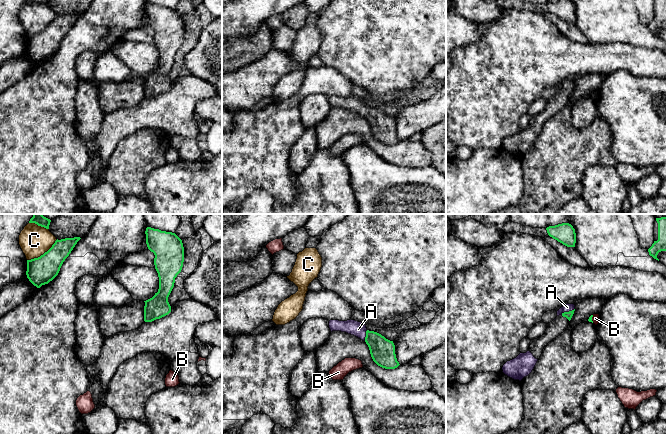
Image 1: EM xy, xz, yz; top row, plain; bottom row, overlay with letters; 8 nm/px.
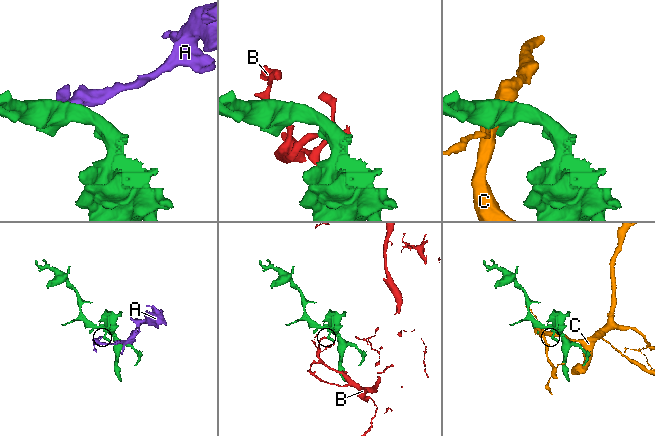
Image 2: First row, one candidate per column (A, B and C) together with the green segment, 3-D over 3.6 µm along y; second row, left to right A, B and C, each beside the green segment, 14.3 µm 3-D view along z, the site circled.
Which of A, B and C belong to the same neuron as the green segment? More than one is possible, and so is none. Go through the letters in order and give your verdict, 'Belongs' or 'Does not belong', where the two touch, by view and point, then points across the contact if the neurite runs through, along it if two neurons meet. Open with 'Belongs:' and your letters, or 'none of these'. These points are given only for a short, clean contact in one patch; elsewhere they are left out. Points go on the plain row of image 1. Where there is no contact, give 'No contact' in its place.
Belongs: A
A: Belongs. Touches green at yz (567, 88). Path across: yz (568, 91), (567, 88), (567, 83)
B: Does not belong. Touches green at yz (591, 95)
C: Does not belong. Touches green at xy (43, 30)

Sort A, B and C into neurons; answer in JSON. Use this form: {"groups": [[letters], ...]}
{"groups": [["A"], ["B"], ["C"]]}

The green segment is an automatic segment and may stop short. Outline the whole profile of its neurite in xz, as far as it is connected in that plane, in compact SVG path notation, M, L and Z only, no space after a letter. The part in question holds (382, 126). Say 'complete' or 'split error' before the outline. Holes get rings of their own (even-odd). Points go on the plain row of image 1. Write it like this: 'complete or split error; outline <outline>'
split error; outline M351 95L347 97L330 96L329 104L331 108L346 108L365 117L373 137L378 142L385 145L395 145L400 141L396 134L393 117L377 108L369 107L364 99Z

